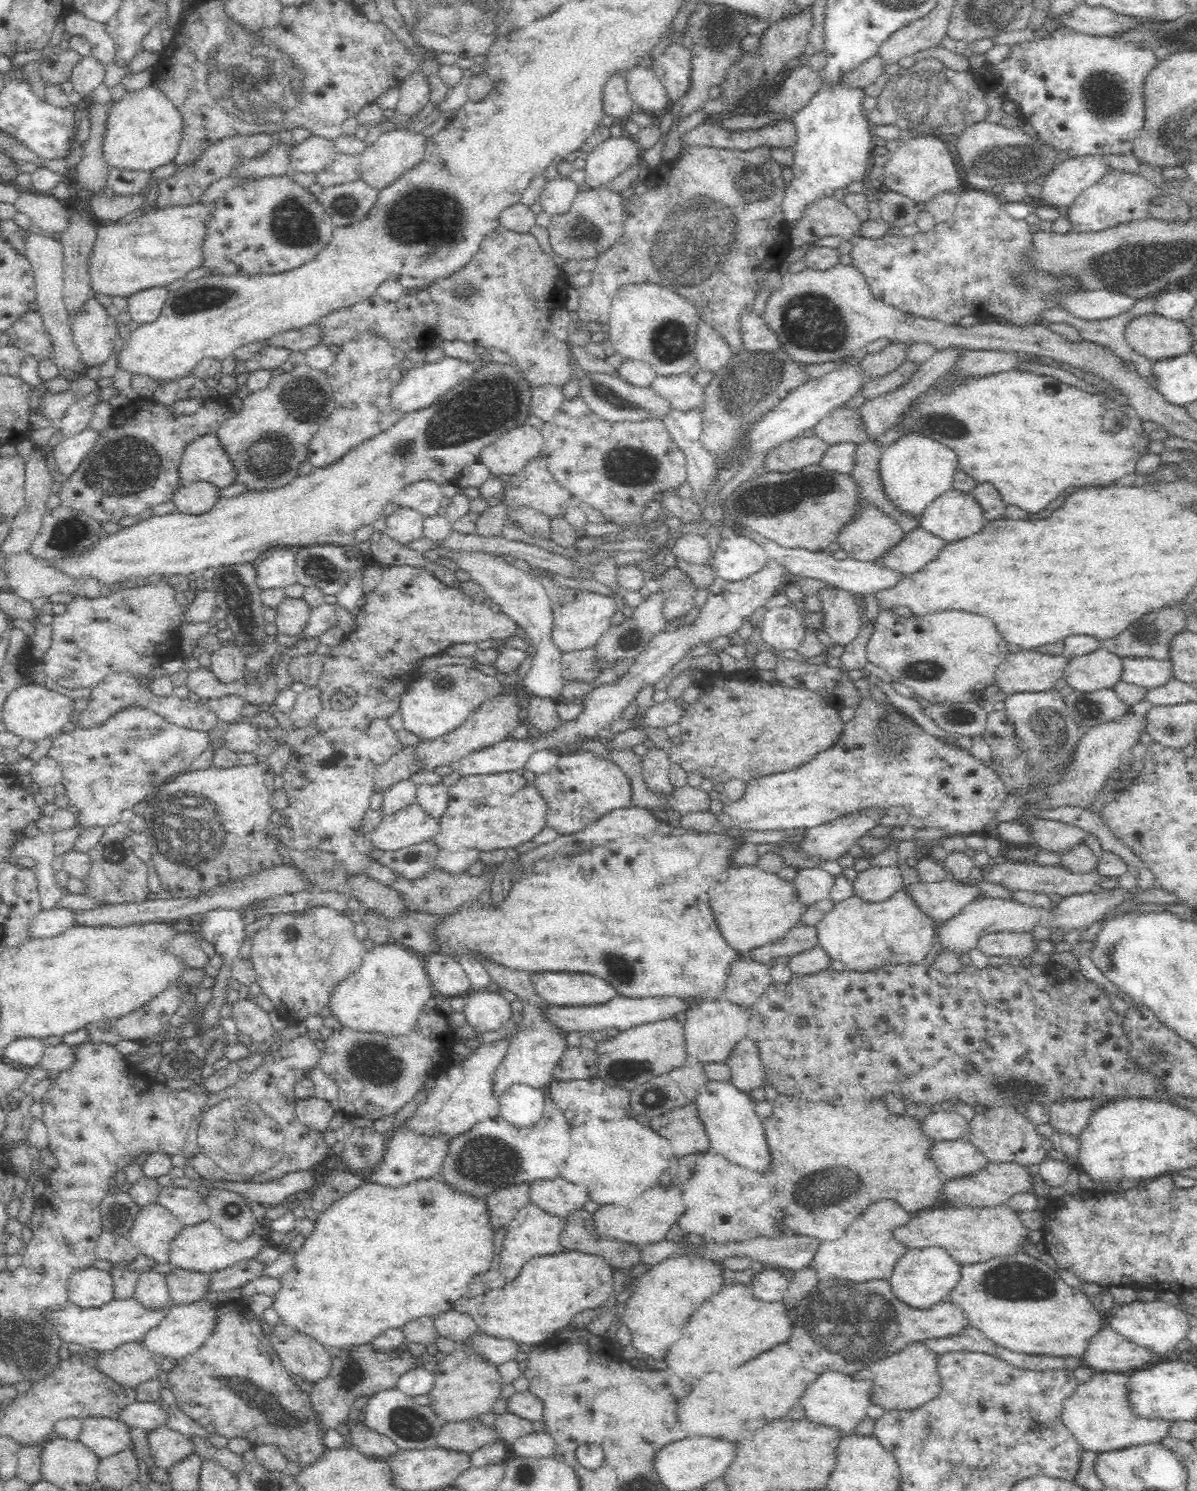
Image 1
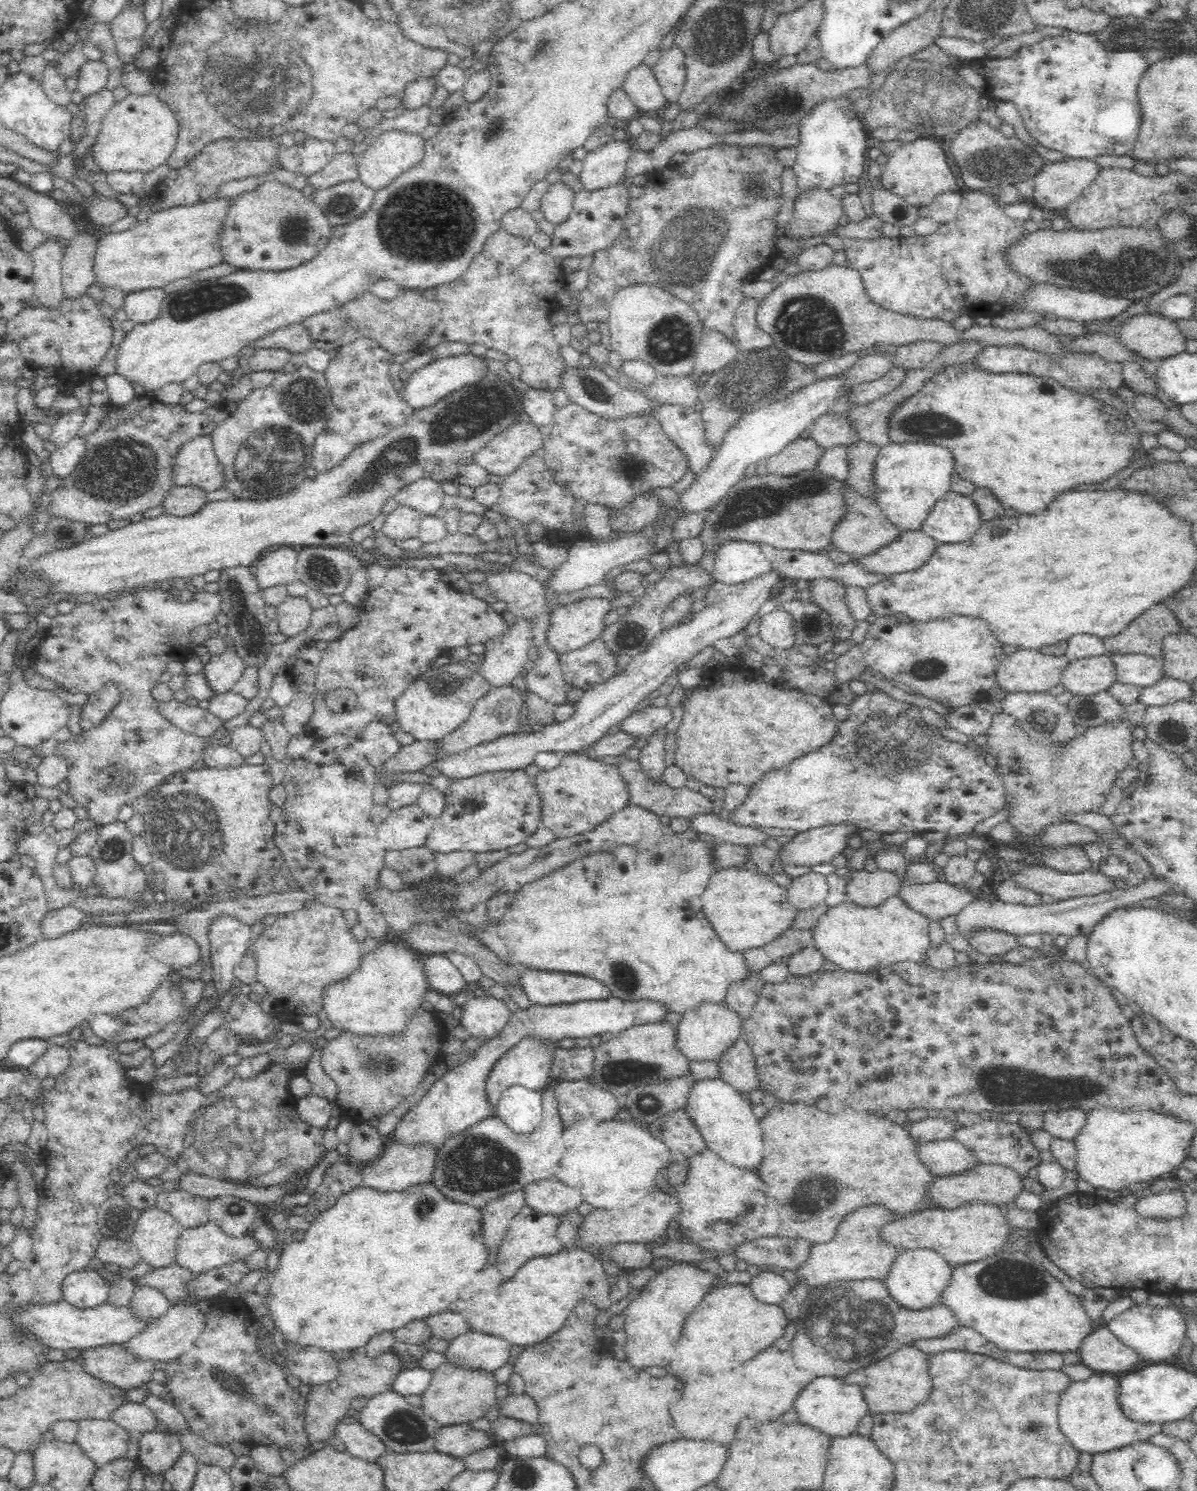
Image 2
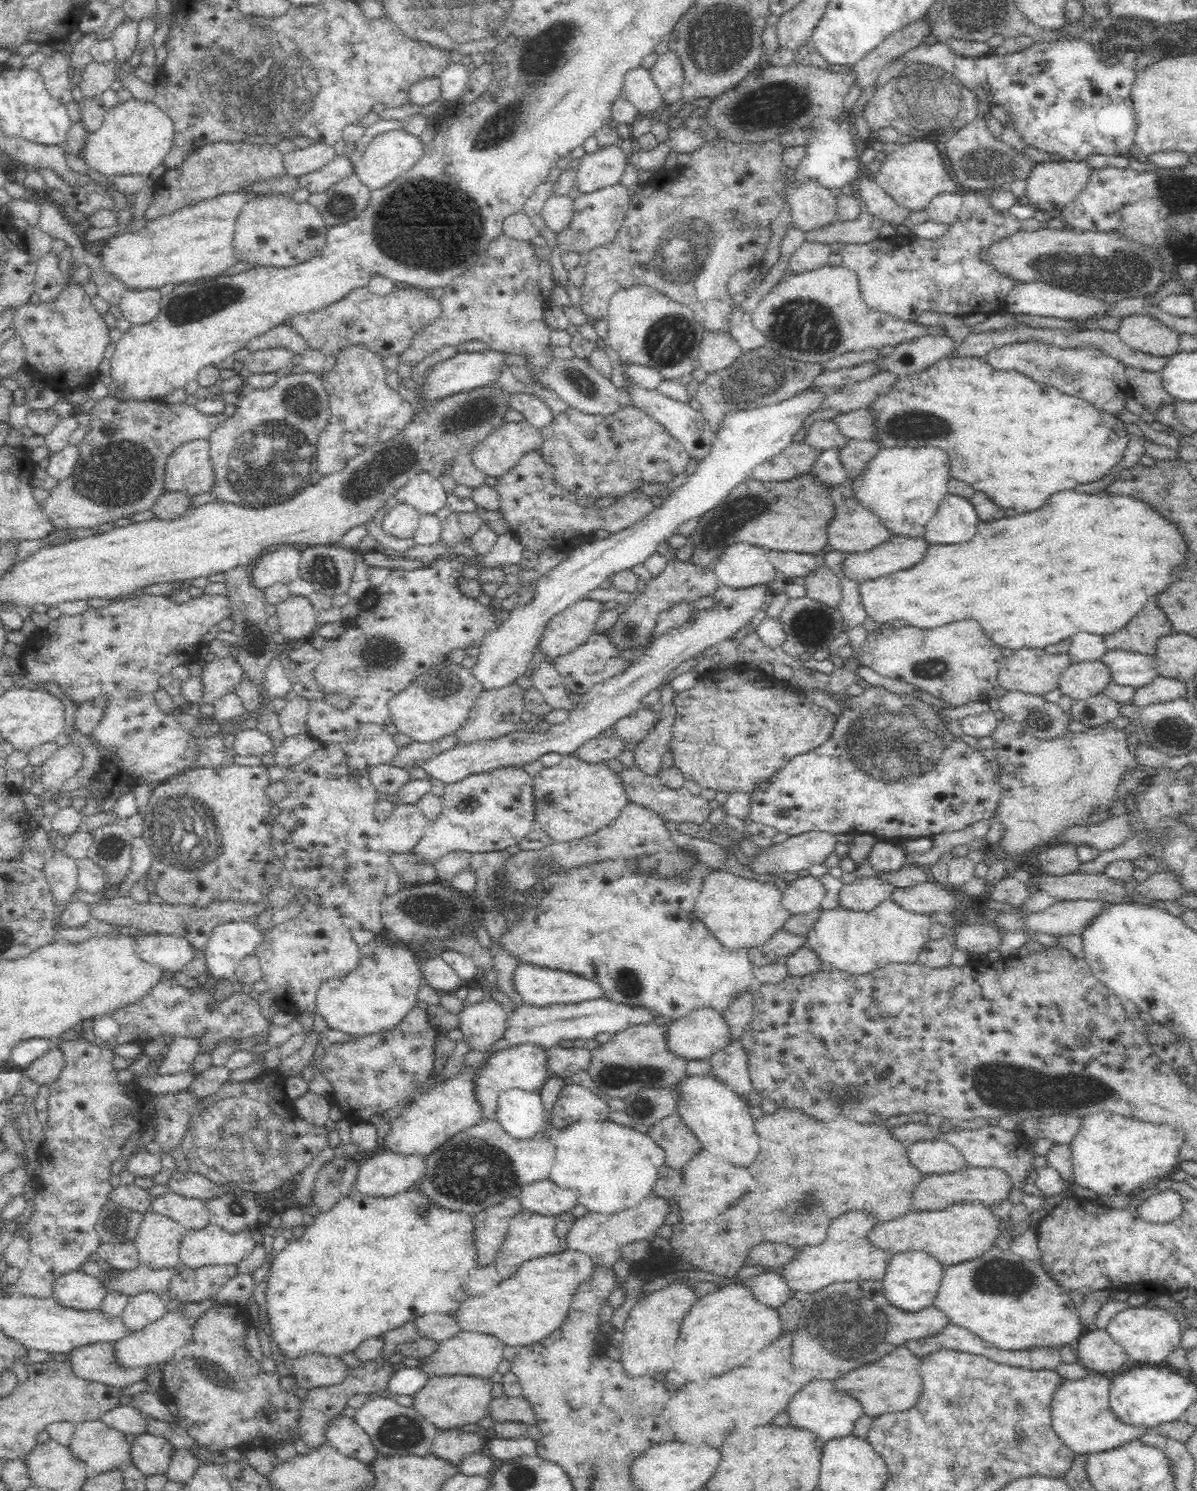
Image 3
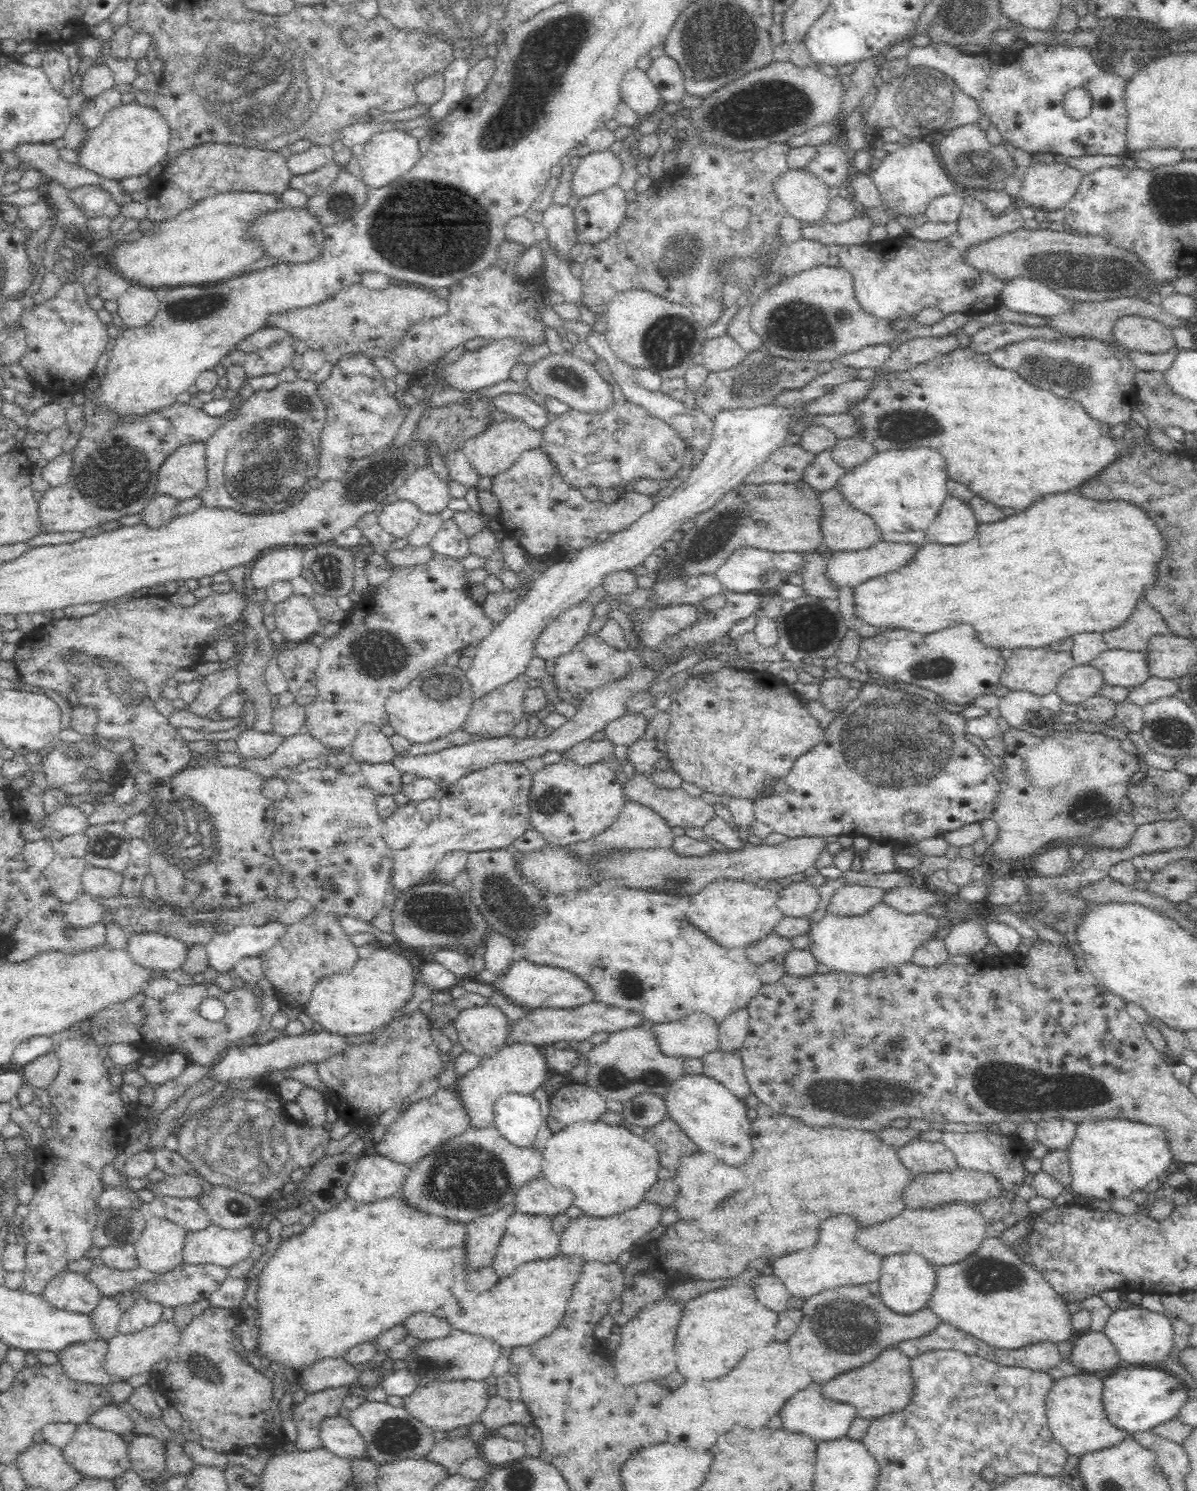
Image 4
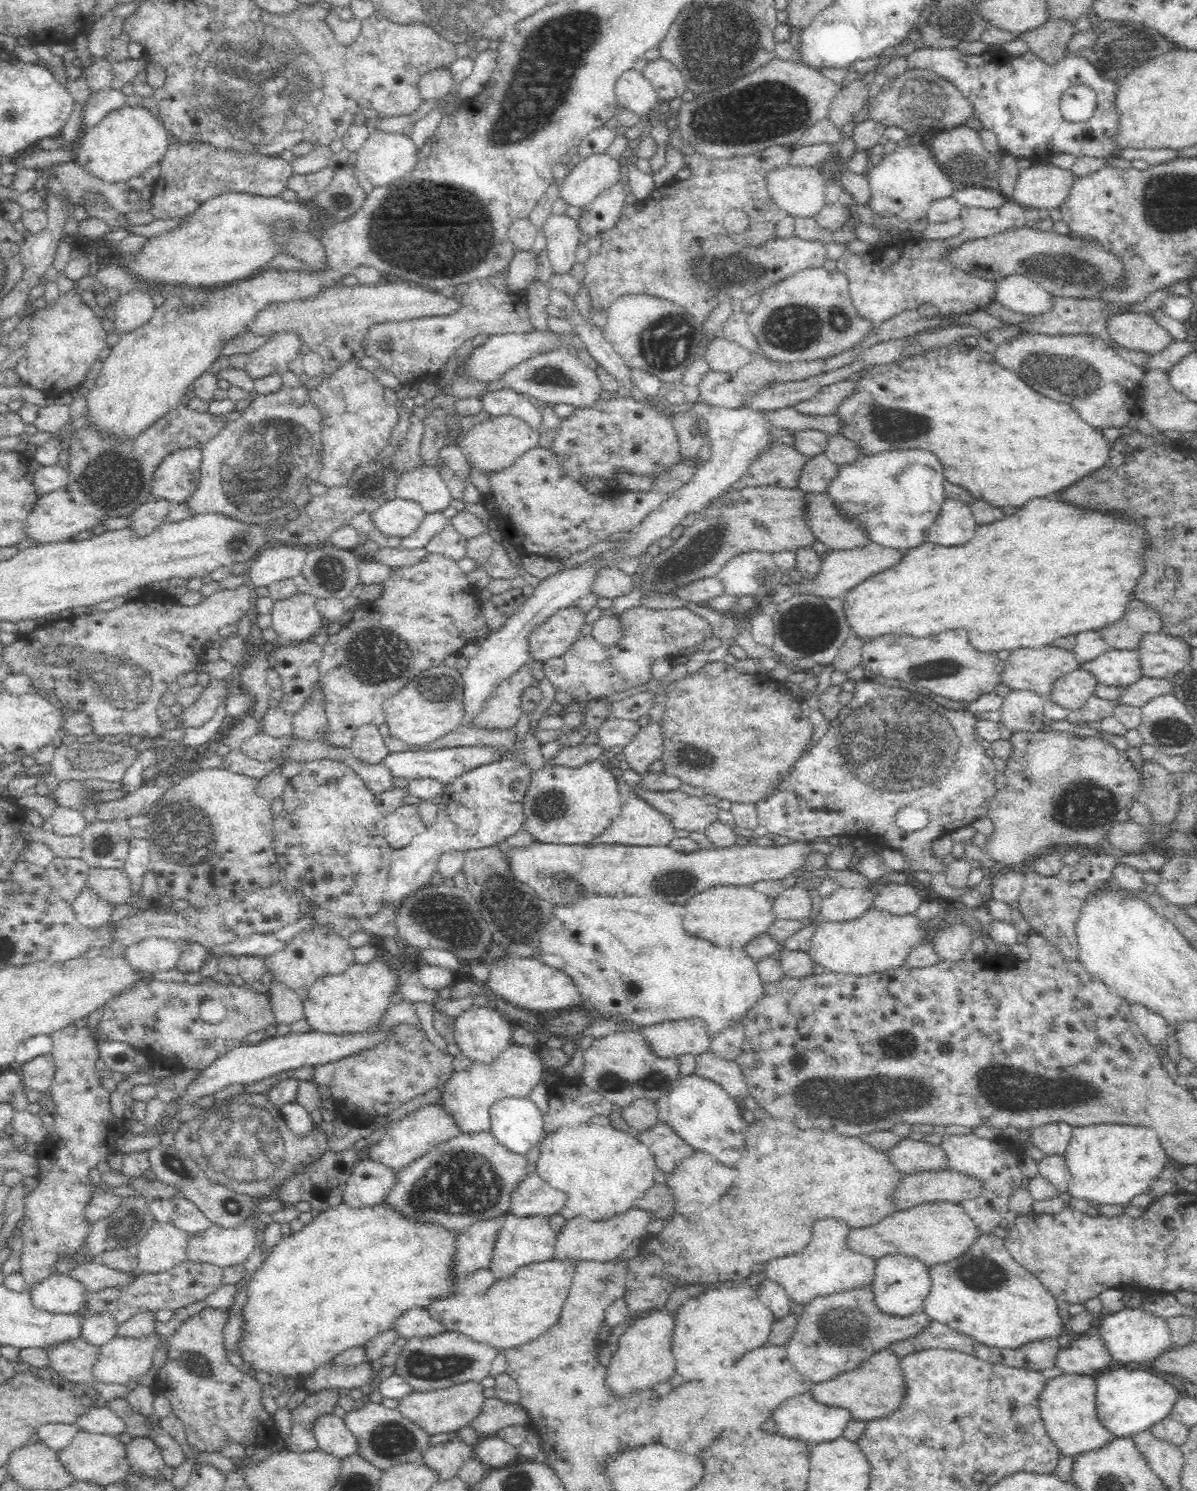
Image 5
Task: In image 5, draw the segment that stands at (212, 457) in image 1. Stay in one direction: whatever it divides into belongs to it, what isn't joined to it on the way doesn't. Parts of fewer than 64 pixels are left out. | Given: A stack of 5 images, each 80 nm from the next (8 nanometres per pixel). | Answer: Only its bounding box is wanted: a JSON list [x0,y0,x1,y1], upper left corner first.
[153,447,202,503]

